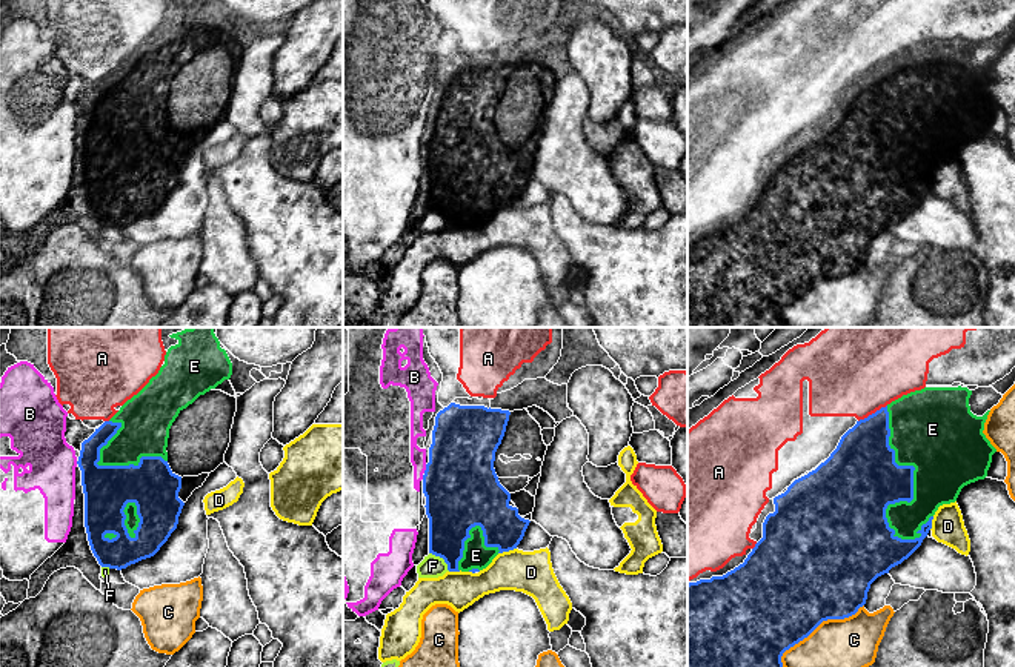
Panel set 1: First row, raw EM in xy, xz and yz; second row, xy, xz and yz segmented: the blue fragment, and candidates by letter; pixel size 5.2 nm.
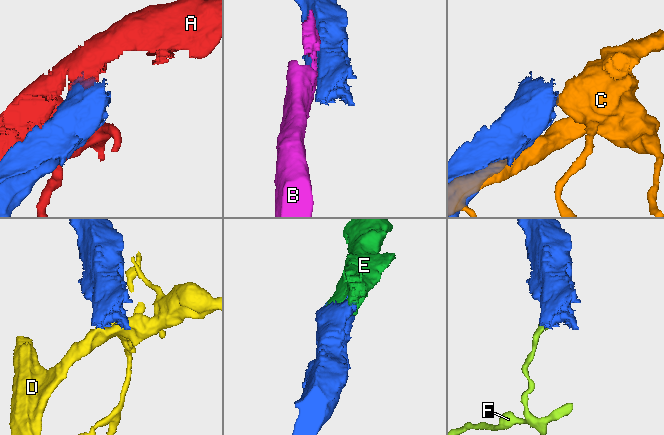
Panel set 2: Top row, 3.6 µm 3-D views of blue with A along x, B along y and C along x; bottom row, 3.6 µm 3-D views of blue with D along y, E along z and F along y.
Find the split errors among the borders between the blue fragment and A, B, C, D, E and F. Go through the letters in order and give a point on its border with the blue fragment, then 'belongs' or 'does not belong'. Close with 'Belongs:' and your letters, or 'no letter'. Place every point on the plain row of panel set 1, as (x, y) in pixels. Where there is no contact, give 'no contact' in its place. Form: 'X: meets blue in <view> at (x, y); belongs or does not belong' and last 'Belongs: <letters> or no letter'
A: meets blue in yz at (872, 69); does not belong
B: meets blue in xz at (426, 125); does not belong
C: meets blue in yz at (815, 283); does not belong
D: meets blue in xz at (506, 206); does not belong
E: meets blue in yz at (912, 137); belongs
F: meets blue in xz at (442, 212); does not belong
Belongs: E

